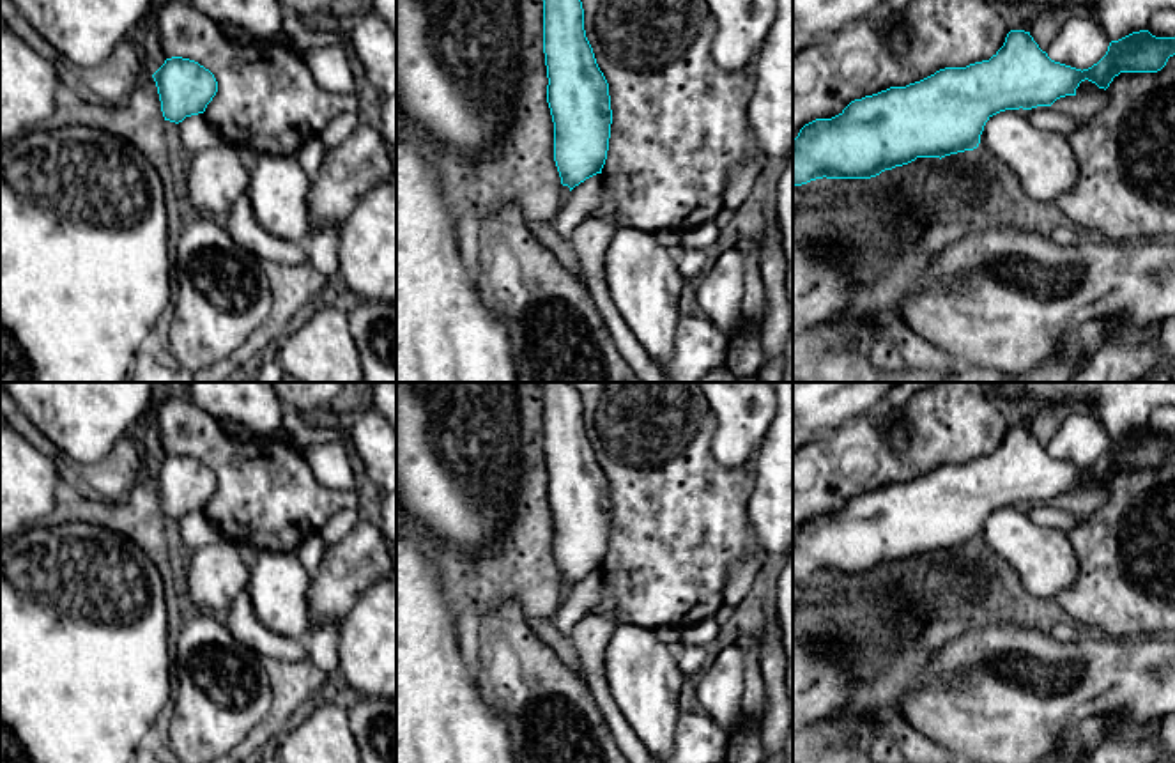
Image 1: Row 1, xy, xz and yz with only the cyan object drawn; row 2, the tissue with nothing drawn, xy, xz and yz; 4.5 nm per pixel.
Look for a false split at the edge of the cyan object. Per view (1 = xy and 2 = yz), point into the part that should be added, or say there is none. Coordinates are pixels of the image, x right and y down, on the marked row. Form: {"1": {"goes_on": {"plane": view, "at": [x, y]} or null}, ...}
{"1": {"goes_on": null}, "2": {"goes_on": null}}

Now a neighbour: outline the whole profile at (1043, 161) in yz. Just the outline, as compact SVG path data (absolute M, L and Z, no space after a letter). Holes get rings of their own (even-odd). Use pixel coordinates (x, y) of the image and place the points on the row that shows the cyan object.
M1023 108L989 117L979 147L1016 173L1019 200L1033 212L1042 214L1076 184L1078 165L1067 136L1037 129Z

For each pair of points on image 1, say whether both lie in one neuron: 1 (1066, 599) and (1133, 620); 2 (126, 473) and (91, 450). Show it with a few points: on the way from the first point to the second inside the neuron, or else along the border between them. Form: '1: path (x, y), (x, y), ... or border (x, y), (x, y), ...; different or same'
1: path (1082, 599), (1112, 599), (1117, 604); same
2: border (121, 438), (101, 459), (80, 470); different

